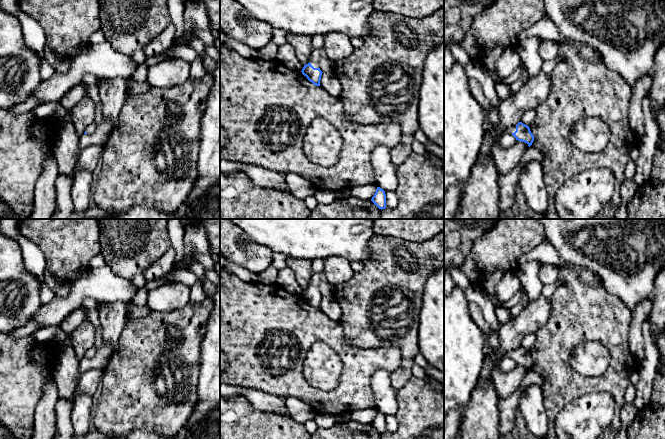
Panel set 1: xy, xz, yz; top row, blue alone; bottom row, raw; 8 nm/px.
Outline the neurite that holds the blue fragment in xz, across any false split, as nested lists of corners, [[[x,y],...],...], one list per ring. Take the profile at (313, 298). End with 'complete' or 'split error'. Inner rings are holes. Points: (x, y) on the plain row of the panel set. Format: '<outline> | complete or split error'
[[[313,273],[310,286],[304,289],[302,298],[316,310],[320,310],[320,304],[322,295],[319,292],[319,284],[323,280],[323,276],[320,273]]] | split error

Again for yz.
[[[519,346],[516,350],[511,350],[503,356],[503,358],[512,358],[516,364],[522,365],[528,368],[530,371],[534,365],[534,360],[530,355],[529,350]]] | split error

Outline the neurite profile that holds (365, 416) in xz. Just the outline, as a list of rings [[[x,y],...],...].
[[[376,408],[355,410],[350,412],[351,414],[350,420],[362,424],[371,424],[376,416],[376,413],[377,413]]]

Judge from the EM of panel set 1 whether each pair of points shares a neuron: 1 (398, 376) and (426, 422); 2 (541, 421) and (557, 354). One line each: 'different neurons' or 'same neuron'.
1: different neurons
2: different neurons

